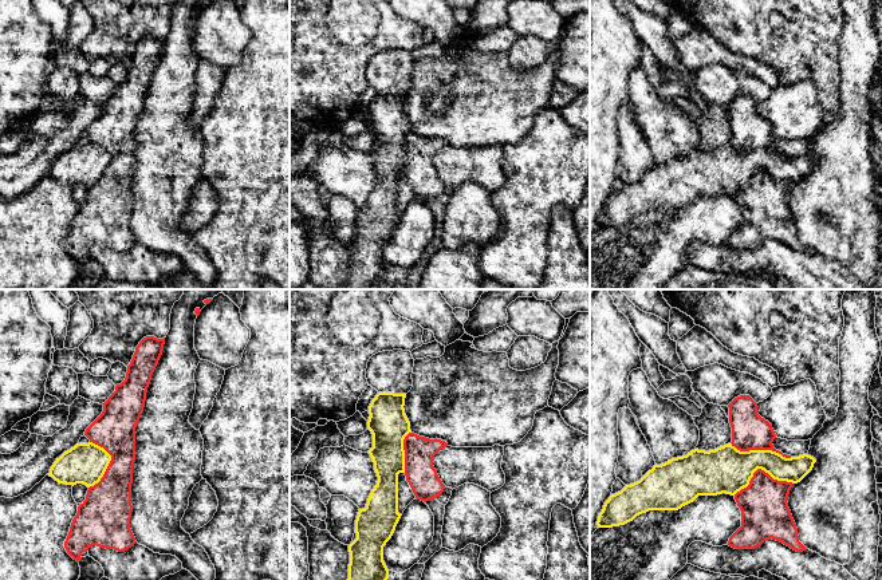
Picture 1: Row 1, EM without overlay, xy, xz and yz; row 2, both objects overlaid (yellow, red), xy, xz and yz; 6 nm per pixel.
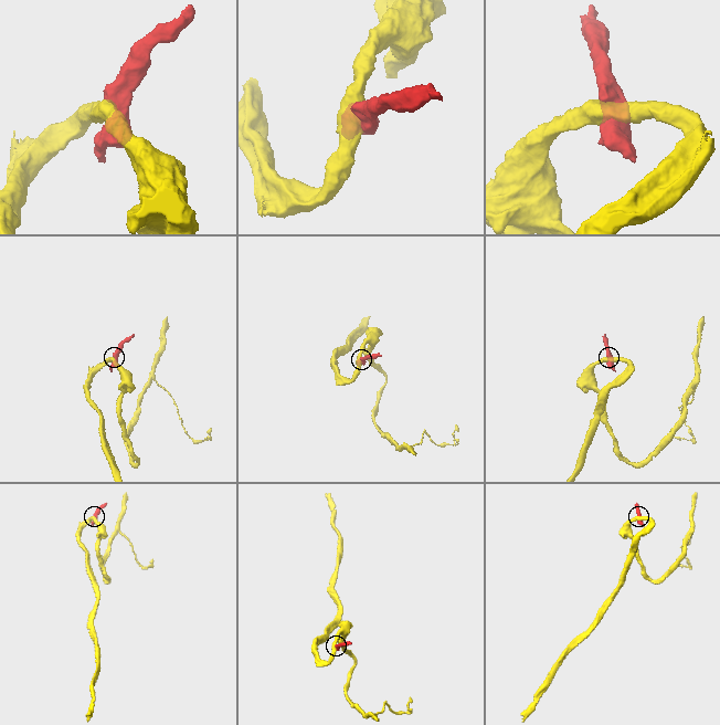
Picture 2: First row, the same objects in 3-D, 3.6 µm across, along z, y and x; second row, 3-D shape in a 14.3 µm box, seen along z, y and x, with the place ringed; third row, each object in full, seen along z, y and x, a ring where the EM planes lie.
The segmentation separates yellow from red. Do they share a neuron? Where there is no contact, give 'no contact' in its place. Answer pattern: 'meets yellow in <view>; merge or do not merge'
meets yellow in yz; do not merge

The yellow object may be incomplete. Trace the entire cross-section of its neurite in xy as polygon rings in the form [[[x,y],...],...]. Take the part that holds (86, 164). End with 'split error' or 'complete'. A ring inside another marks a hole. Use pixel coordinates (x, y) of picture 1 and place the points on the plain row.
[[[92,142],[76,143],[56,158],[48,175],[59,184],[90,188],[101,181],[110,161],[111,155],[103,147]]]; complete

